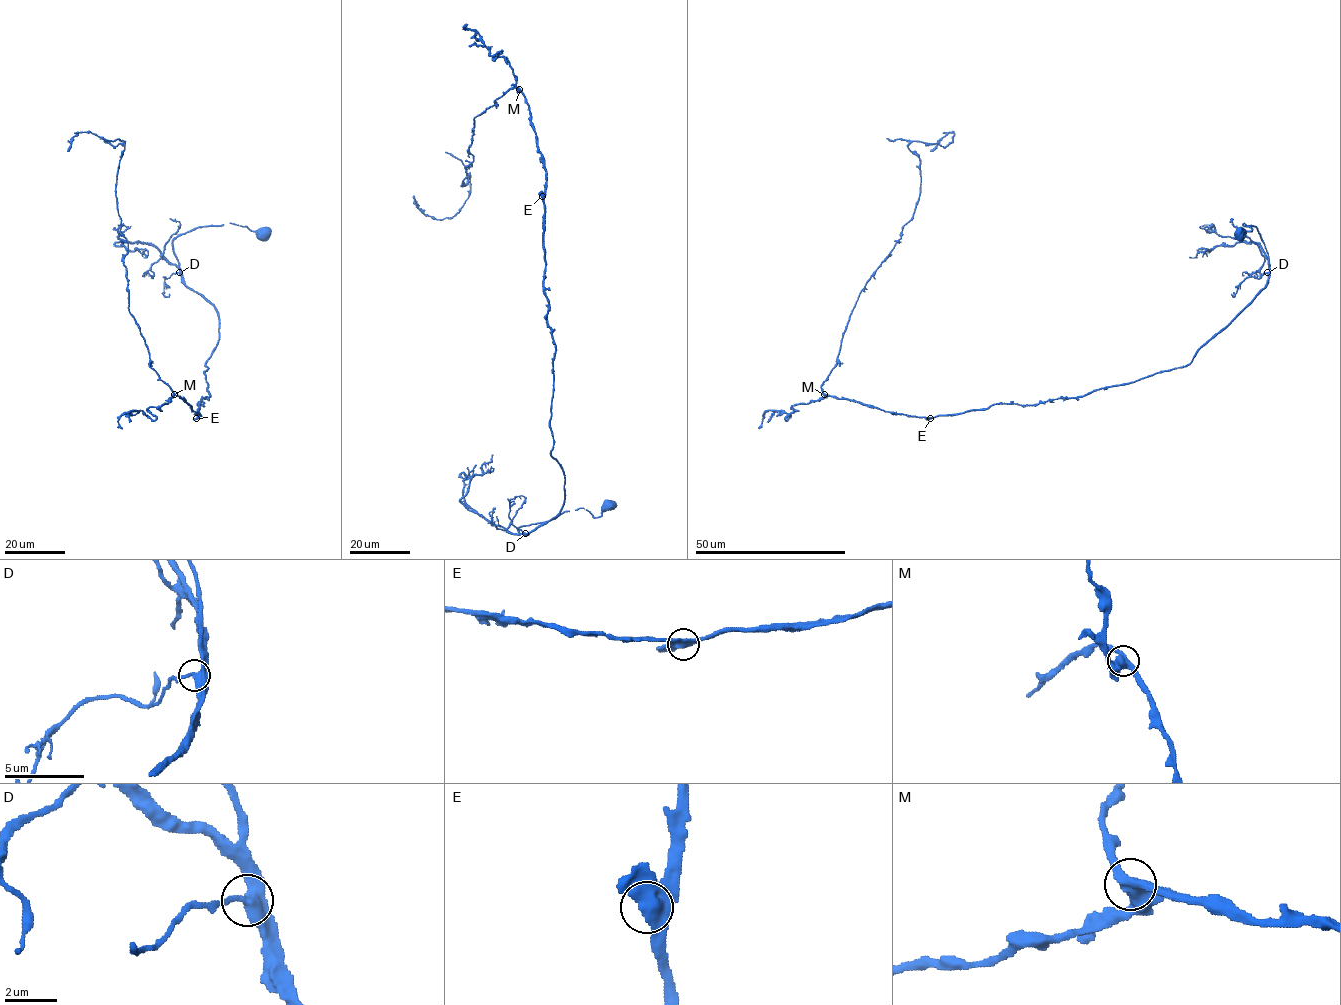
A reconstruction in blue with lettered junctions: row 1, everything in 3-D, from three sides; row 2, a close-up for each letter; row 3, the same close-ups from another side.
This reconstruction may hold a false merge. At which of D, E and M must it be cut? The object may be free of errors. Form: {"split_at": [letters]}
{"split_at": []}

